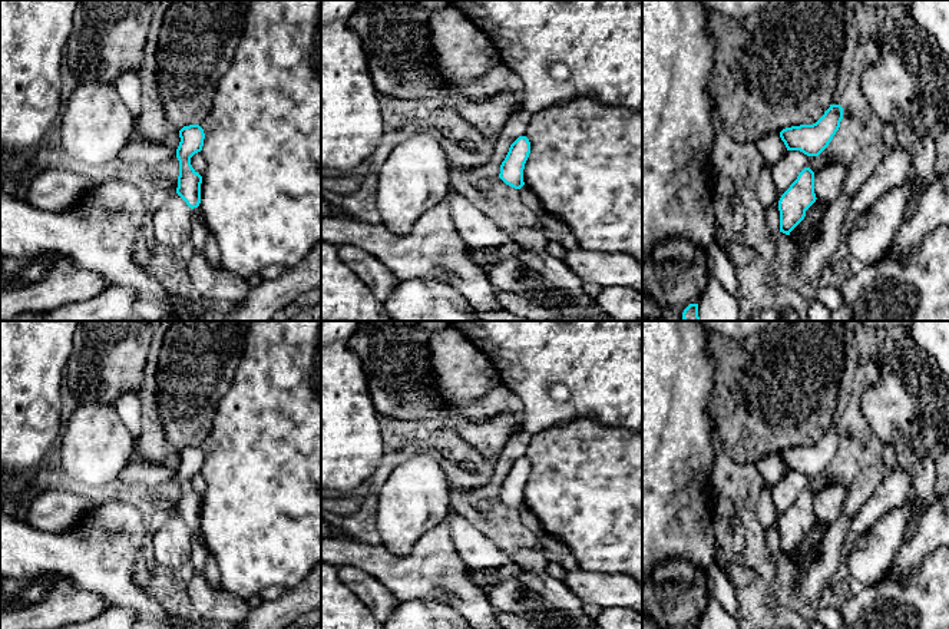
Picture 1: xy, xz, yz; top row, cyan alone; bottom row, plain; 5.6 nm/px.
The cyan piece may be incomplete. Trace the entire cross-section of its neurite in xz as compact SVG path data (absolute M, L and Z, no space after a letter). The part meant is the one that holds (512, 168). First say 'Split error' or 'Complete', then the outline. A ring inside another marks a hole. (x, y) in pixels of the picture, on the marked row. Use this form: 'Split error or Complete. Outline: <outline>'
Complete. Outline: M519 136L509 148L500 165L499 178L509 186L520 189L523 182L525 163L530 153L530 142L526 136Z

